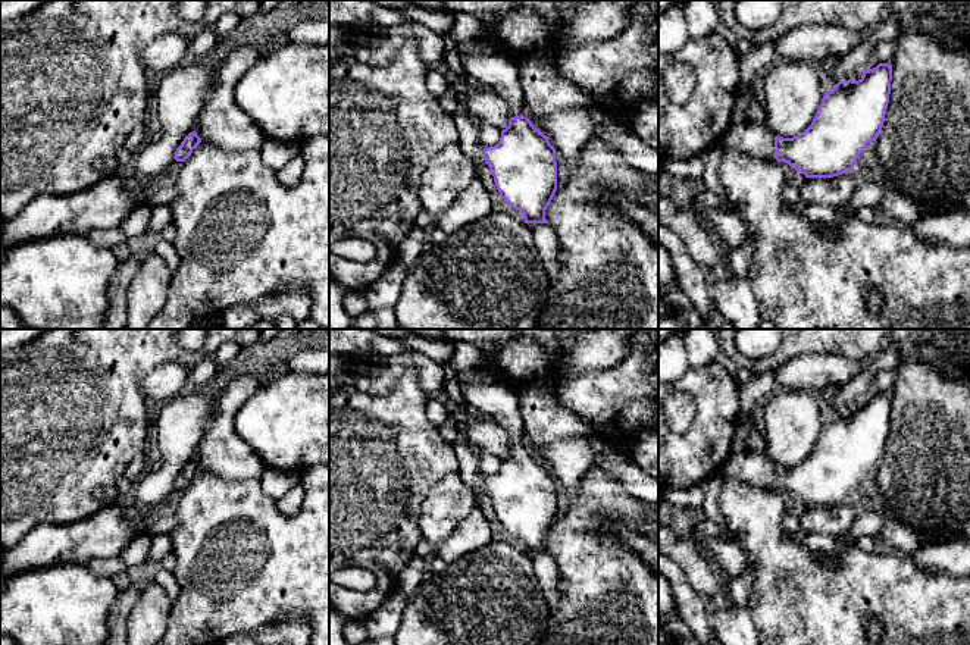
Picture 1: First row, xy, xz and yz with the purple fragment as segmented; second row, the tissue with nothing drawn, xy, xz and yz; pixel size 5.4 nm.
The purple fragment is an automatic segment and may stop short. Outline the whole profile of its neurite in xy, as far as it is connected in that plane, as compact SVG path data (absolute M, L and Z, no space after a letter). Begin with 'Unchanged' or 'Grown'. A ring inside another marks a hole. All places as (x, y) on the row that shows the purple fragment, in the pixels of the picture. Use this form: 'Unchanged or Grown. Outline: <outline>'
Unchanged. Outline: M195 131L190 132L190 134L184 138L184 141L181 143L181 145L176 148L173 159L175 159L176 162L185 162L185 160L191 156L193 150L194 150L200 143L201 143L201 140L200 140L200 137L197 135L197 132L195 132Z

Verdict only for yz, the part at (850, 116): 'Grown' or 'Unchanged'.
Grown

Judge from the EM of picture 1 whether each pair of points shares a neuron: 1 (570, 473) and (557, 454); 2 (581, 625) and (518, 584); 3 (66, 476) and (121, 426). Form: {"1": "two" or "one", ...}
{"1": "one", "2": "two", "3": "one"}

